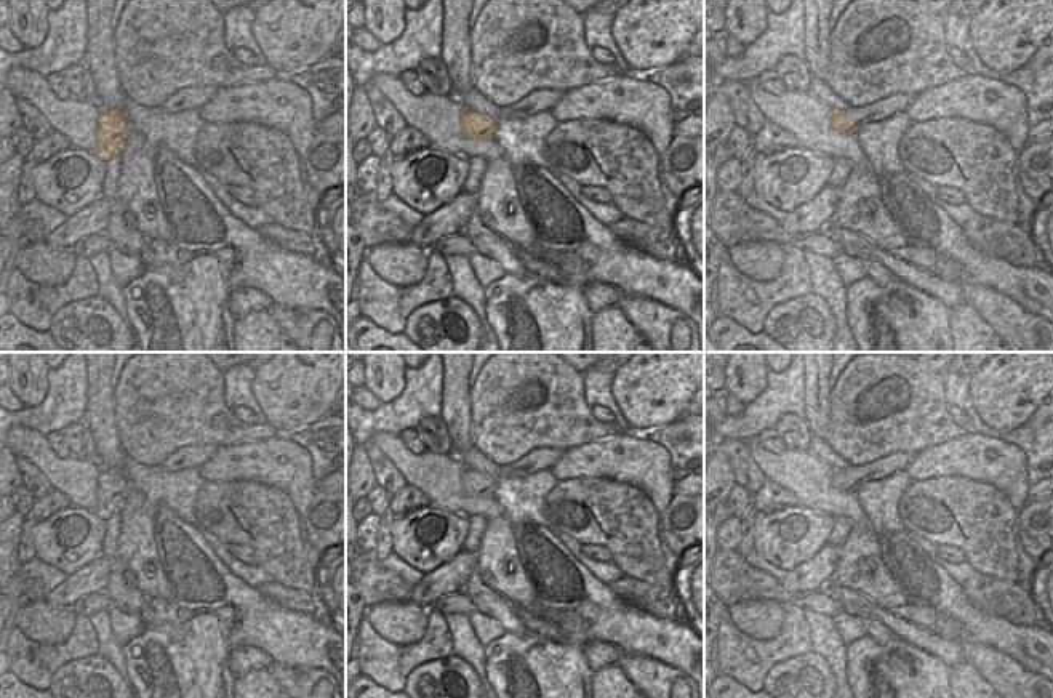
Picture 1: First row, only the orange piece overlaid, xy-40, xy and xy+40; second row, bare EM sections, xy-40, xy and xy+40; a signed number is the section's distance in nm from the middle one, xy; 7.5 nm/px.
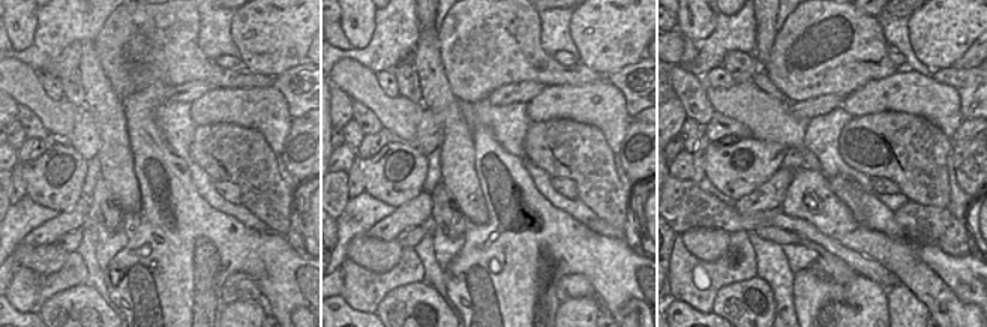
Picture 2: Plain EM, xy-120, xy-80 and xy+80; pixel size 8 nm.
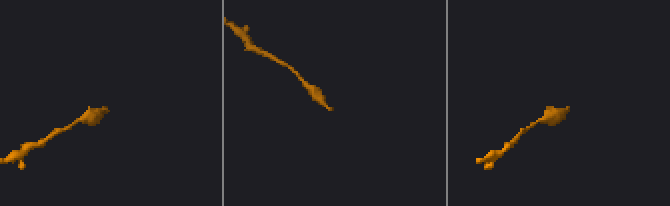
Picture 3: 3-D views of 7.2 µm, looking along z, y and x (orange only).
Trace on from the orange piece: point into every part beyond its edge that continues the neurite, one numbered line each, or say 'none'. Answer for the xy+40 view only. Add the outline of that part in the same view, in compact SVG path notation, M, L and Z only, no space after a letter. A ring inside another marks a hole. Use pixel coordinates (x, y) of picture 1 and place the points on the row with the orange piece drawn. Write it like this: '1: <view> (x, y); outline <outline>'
1: xy+40 (885, 108); outline M893 94L864 107L848 107L845 114L851 118L855 126L861 126L869 122L887 120L906 110L915 96L917 94Z

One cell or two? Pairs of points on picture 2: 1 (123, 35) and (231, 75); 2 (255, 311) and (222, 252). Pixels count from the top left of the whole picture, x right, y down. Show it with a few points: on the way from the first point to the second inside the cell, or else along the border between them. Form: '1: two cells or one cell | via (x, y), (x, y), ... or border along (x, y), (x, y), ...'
1: one cell | via (150, 44), (158, 44), (173, 57), (204, 69)
2: two cells | border along (261, 299), (267, 311)

